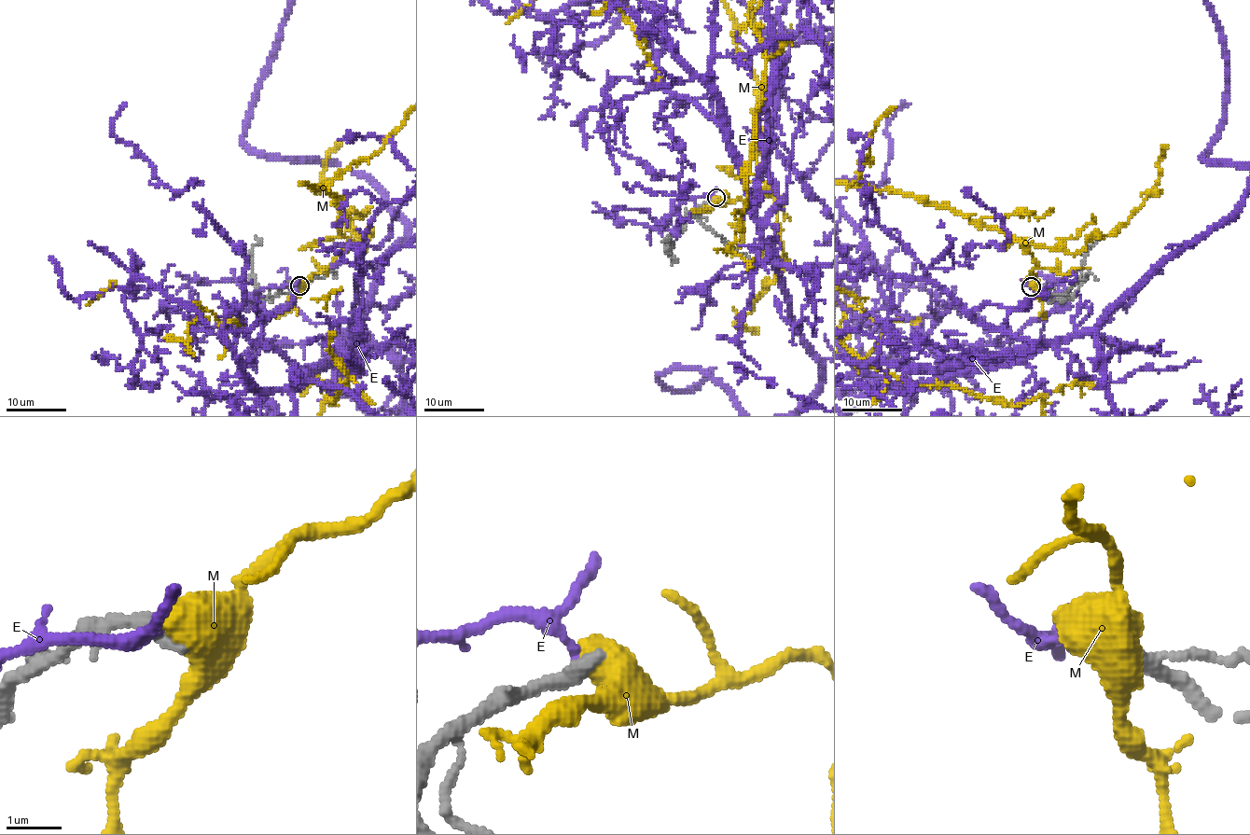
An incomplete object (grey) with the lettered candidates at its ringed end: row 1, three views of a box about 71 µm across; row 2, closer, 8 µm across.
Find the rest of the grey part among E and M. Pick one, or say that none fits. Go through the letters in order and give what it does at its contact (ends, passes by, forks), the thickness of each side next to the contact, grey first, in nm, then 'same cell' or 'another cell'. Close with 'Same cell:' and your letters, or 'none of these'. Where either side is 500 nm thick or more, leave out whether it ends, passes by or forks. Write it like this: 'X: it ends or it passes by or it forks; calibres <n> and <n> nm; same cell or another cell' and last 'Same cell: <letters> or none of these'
E: it ends; calibres 340 and 120 nm; another cell
M: calibres 320 and 850 nm; another cell
Same cell: none of these

